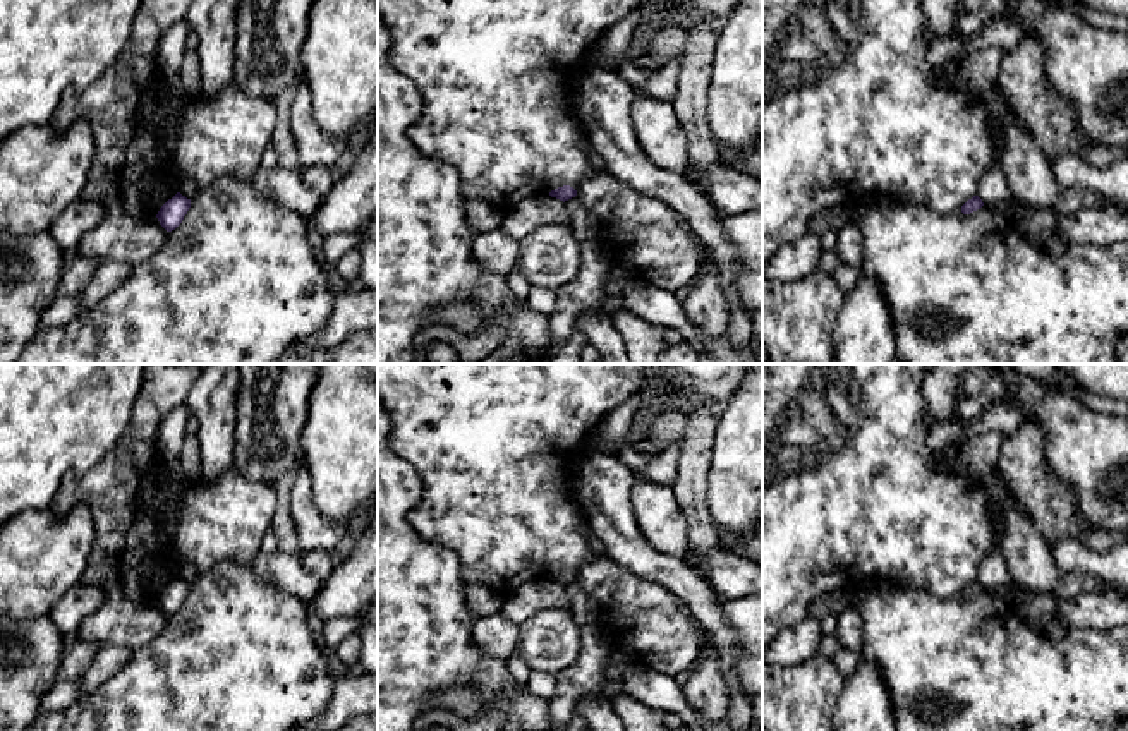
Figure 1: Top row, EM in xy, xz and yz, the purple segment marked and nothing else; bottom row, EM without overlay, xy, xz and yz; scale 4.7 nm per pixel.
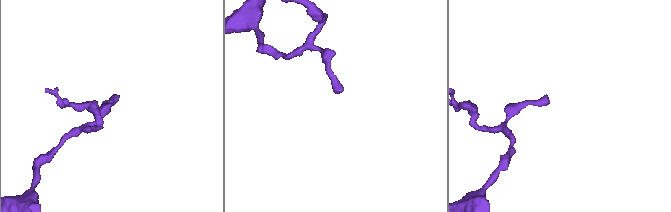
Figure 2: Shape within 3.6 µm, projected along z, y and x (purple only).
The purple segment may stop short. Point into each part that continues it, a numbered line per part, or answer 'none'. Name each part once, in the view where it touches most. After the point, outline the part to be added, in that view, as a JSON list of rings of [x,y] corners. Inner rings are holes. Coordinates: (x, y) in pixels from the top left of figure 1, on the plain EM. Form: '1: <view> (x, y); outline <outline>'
none

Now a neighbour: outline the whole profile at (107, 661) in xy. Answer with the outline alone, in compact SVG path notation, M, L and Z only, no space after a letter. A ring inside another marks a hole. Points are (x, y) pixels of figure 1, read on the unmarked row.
M103 647L96 652L89 668L79 676L81 693L88 695L118 673L132 657L132 650L124 647Z

